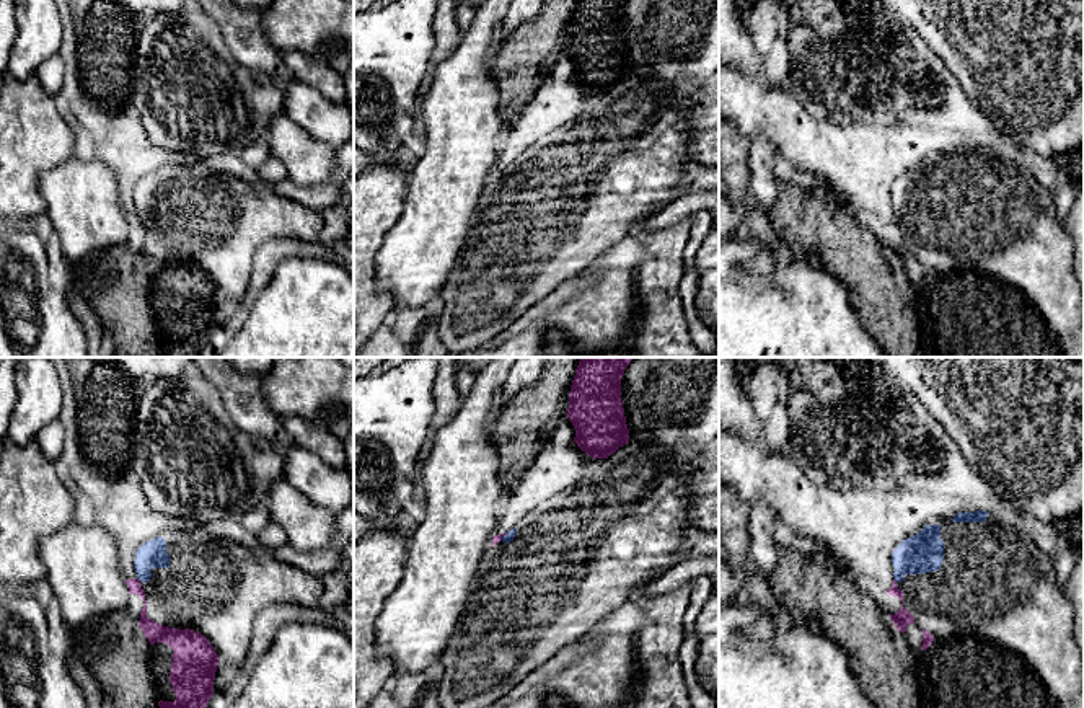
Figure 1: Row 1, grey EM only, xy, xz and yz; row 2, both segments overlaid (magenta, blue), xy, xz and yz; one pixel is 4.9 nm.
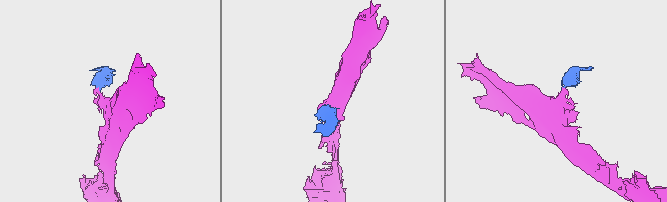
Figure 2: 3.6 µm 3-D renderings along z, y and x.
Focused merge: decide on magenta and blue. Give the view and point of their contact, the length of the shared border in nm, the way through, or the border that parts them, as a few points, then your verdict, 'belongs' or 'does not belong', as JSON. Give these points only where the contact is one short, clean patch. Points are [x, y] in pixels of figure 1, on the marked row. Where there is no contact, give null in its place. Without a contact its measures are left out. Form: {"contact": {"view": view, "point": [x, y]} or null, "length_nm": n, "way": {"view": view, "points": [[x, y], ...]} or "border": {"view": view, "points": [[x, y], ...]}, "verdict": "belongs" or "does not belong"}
{"contact": {"view": "xy", "point": [137, 579]}, "length_nm": 30, "border": {"view": "xy", "points": [[136, 578], [139, 581]]}, "verdict": "does not belong"}

